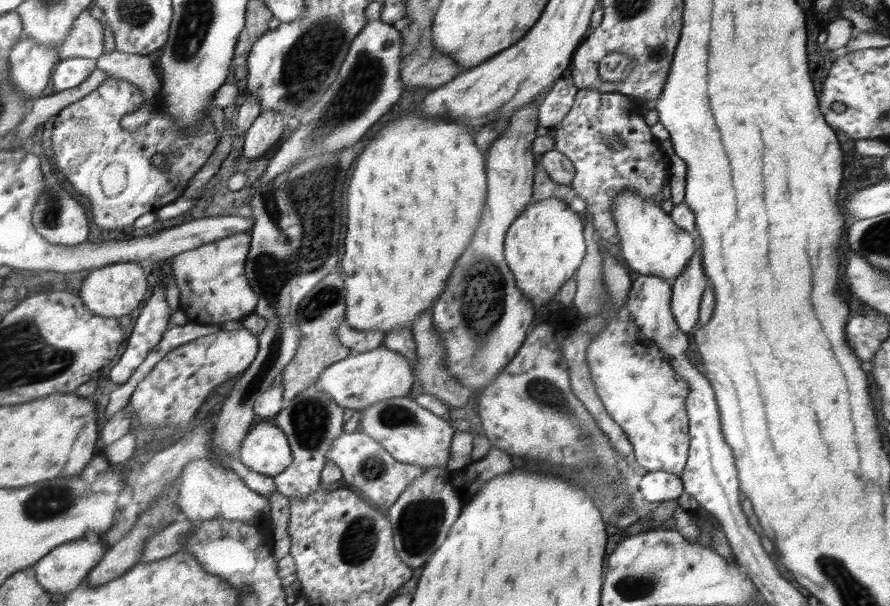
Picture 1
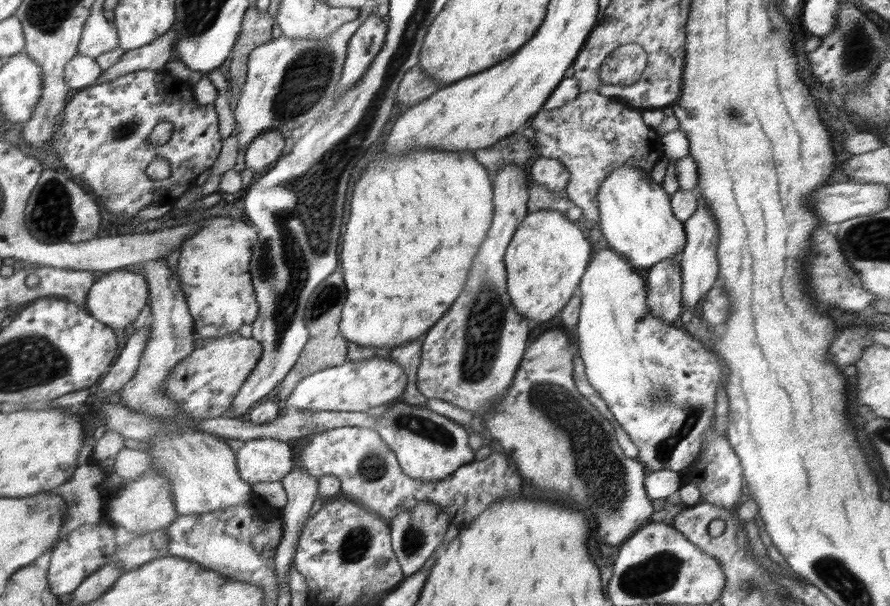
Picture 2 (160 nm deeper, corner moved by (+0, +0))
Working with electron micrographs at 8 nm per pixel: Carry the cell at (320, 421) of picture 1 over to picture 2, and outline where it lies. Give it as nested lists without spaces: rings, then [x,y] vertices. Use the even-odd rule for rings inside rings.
[[[310,433],[310,435],[304,435],[304,437],[292,442],[294,453],[296,454],[295,465],[293,466],[293,469],[281,480],[281,483],[283,484],[284,490],[287,494],[287,504],[284,506],[284,508],[282,508],[284,522],[286,523],[283,541],[280,542],[278,546],[278,552],[275,554],[275,573],[279,574],[279,584],[282,584],[285,582],[285,580],[289,581],[290,565],[291,562],[293,562],[293,558],[295,557],[294,554],[296,554],[297,551],[297,544],[302,529],[305,527],[307,519],[309,518],[308,513],[310,510],[312,510],[314,501],[318,497],[317,494],[319,480],[316,480],[301,463],[302,447],[309,441],[311,437],[316,436],[316,434],[318,433]]]

